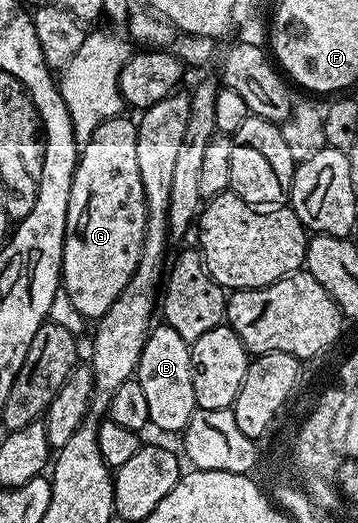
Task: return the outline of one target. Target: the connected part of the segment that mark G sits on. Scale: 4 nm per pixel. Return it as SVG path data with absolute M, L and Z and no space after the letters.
M118 116L116 118L108 118L100 121L99 126L93 132L92 136L82 147L81 153L77 158L75 168L75 179L71 181L71 191L69 192L69 204L67 205L67 223L65 224L65 236L63 237L63 273L61 275L61 290L71 301L71 306L83 318L92 318L98 320L102 318L105 312L109 312L109 308L117 300L117 296L121 296L121 292L129 285L135 269L139 267L139 257L141 256L141 248L143 247L143 237L145 236L145 228L147 227L147 201L145 200L145 192L141 184L141 172L137 168L137 126L134 121L131 122L126 116Z

